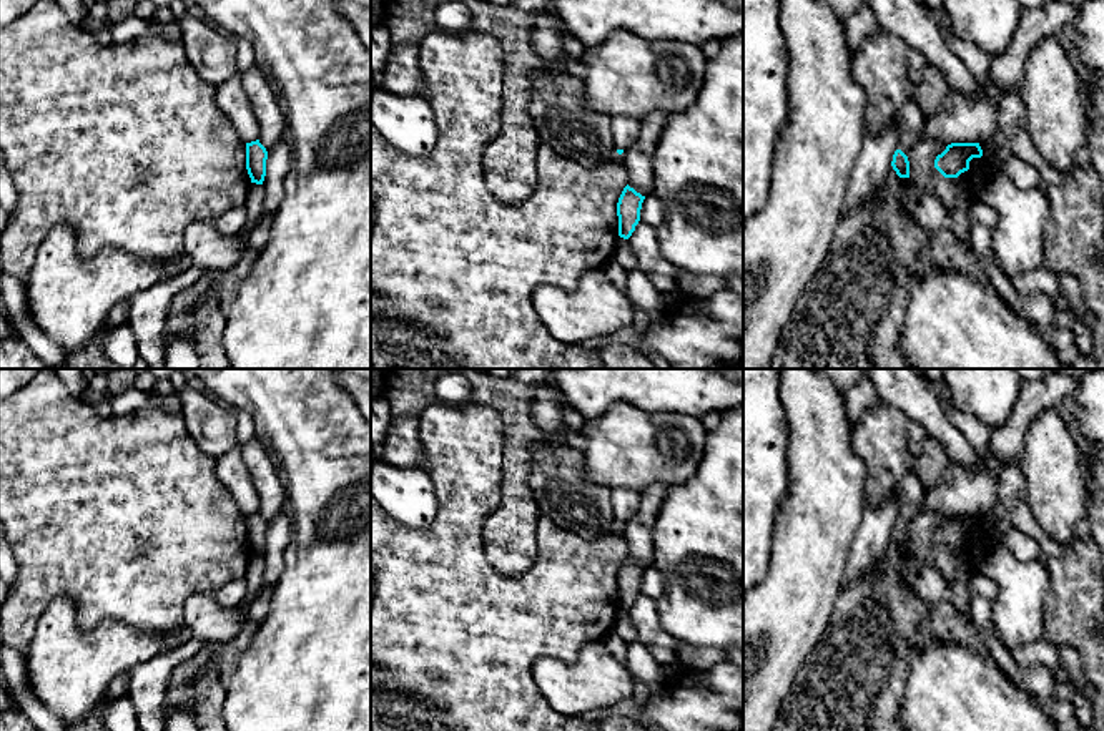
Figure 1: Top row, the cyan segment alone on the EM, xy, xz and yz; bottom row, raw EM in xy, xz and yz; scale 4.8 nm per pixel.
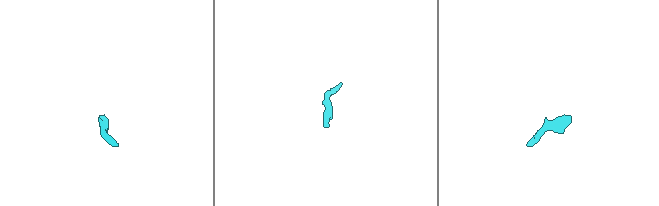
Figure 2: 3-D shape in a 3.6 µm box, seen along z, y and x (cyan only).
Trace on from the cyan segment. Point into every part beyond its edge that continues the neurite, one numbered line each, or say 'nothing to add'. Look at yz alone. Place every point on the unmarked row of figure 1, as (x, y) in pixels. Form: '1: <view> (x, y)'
1: yz (910, 487)

